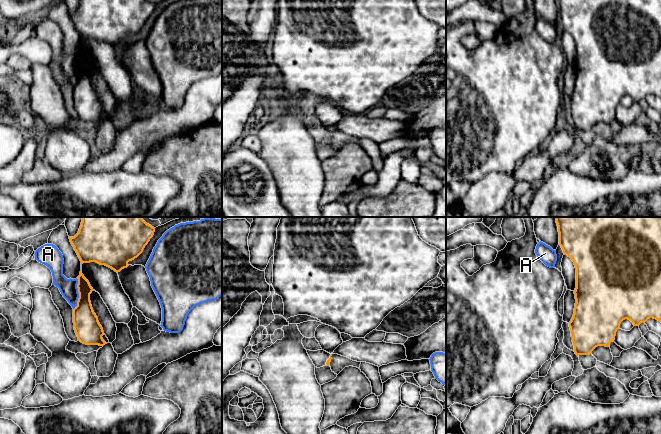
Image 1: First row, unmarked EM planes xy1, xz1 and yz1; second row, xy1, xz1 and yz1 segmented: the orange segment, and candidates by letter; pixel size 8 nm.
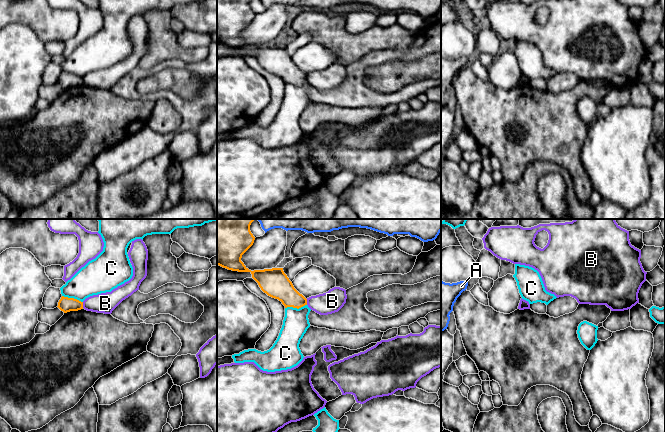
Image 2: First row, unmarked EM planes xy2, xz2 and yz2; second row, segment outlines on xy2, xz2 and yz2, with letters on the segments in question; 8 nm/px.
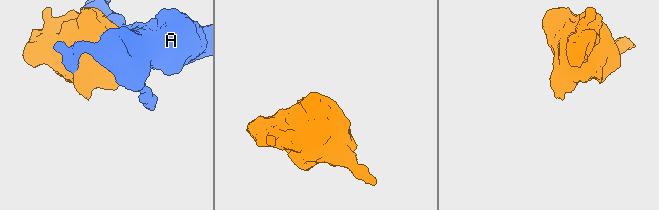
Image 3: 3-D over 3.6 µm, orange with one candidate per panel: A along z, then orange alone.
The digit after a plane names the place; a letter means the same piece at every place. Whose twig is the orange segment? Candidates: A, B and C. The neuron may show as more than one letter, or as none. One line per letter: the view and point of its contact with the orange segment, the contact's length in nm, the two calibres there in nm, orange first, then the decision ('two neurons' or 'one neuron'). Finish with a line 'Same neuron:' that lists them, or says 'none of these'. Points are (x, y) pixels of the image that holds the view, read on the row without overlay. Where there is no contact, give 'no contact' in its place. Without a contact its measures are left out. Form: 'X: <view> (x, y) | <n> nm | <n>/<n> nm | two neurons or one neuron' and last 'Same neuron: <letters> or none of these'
A: xy1 (79, 70) | 260 nm | 200/140 nm | two neurons
B: xy2 (82, 81) | 50 nm | 120/160 nm | two neurons
C: xz2 (295, 83) | 180 nm | 220/200 nm | two neurons
Same neuron: none of these

